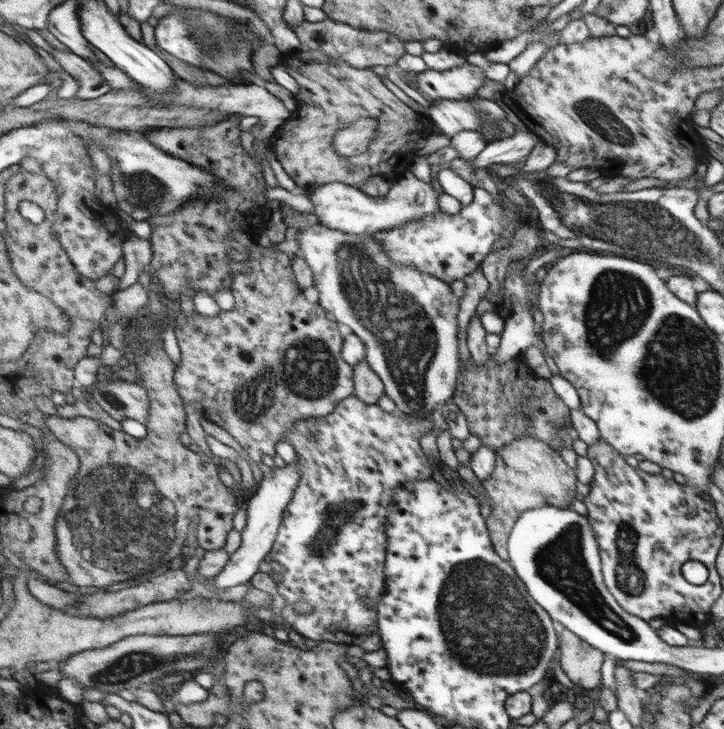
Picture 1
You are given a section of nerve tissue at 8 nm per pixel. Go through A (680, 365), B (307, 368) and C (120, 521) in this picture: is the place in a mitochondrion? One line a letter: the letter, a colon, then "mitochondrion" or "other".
A: mitochondrion
B: mitochondrion
C: mitochondrion

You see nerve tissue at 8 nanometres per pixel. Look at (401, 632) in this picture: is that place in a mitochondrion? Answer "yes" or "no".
no

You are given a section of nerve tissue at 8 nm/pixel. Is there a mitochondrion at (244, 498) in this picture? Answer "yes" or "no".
no

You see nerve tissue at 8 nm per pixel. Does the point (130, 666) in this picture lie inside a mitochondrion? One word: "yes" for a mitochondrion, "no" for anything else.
yes

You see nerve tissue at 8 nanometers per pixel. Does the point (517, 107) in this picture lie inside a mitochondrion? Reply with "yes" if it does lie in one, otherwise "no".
no

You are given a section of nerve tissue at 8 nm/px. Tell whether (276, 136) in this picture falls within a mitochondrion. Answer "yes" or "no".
no

